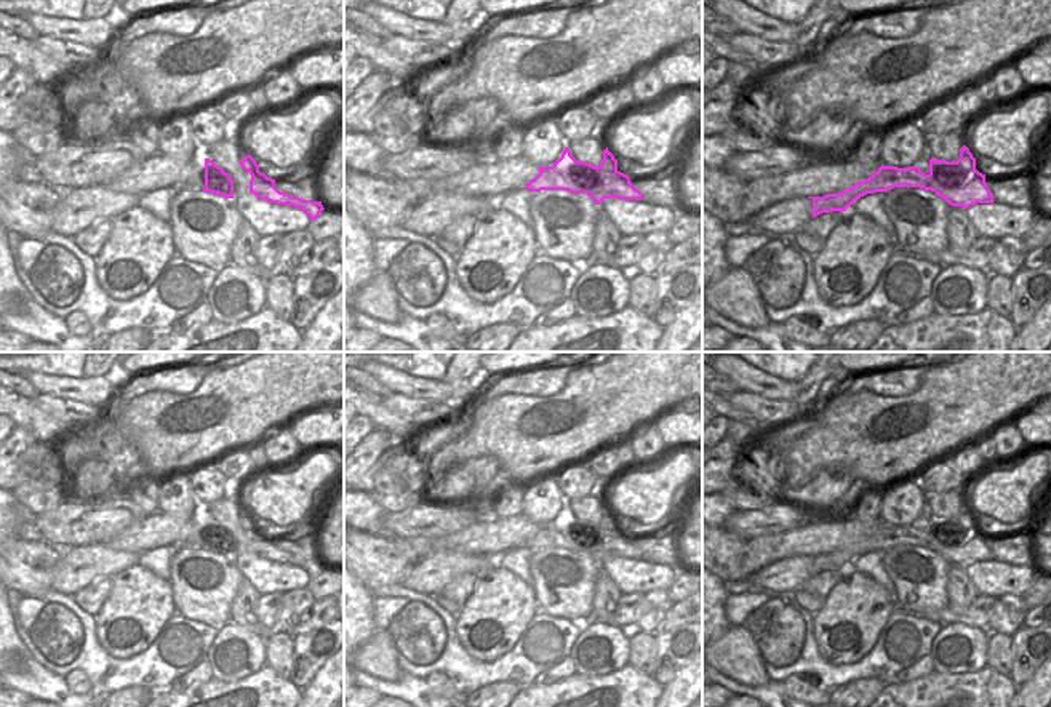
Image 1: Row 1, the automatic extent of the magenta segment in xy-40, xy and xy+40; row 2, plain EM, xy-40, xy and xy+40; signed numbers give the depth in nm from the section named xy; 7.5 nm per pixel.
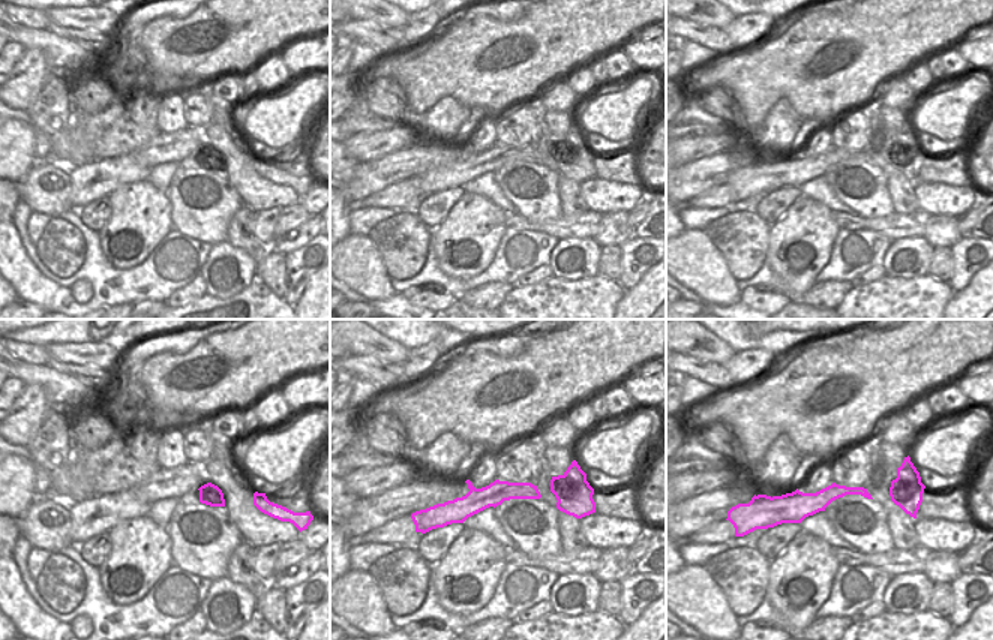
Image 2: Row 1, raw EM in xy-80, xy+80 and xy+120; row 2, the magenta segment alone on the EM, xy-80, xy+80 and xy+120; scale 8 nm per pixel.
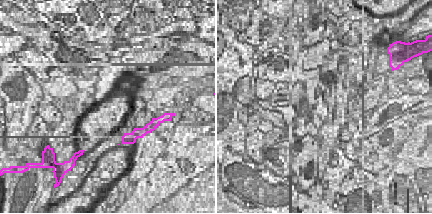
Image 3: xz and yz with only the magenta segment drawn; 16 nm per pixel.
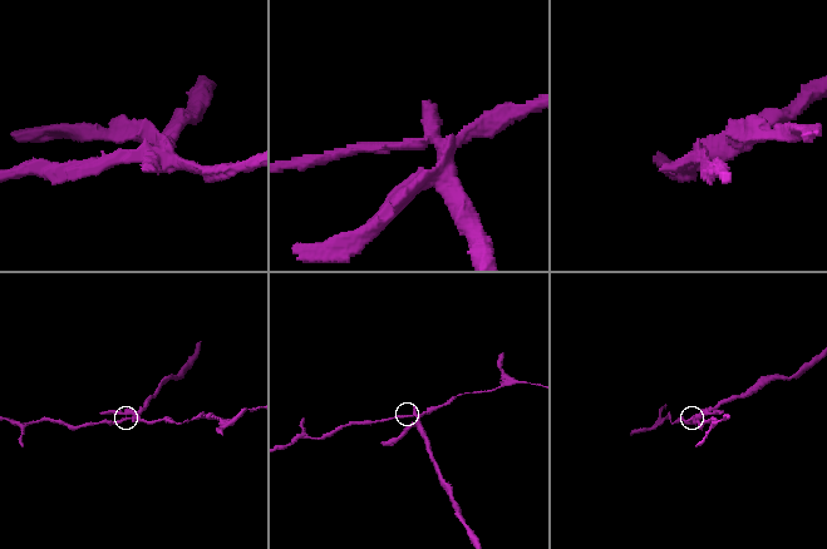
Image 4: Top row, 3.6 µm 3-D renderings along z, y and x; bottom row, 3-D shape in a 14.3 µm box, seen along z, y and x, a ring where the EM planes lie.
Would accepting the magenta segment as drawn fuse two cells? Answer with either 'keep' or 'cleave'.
cleave

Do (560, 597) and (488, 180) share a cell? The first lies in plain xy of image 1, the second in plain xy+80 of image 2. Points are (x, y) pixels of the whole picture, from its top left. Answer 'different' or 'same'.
different

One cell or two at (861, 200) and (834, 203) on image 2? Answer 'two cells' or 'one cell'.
two cells

